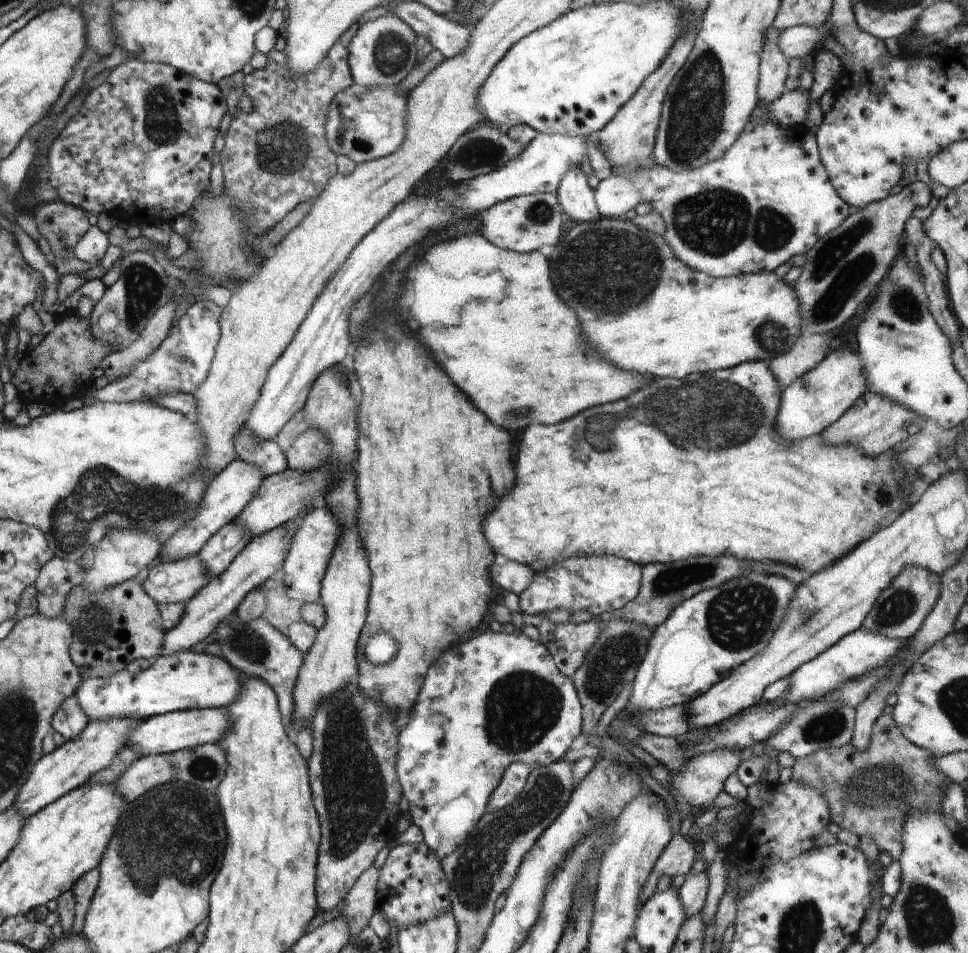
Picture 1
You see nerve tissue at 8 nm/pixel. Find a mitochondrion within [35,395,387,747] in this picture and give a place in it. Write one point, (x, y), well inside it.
(98, 490)

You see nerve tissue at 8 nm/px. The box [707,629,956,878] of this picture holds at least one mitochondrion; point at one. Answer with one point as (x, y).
(875, 789)

